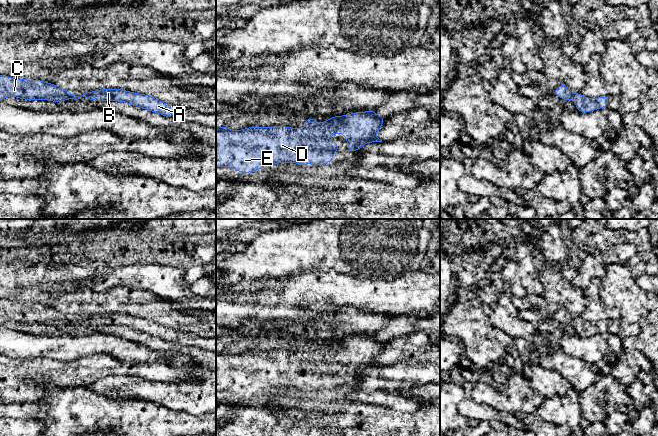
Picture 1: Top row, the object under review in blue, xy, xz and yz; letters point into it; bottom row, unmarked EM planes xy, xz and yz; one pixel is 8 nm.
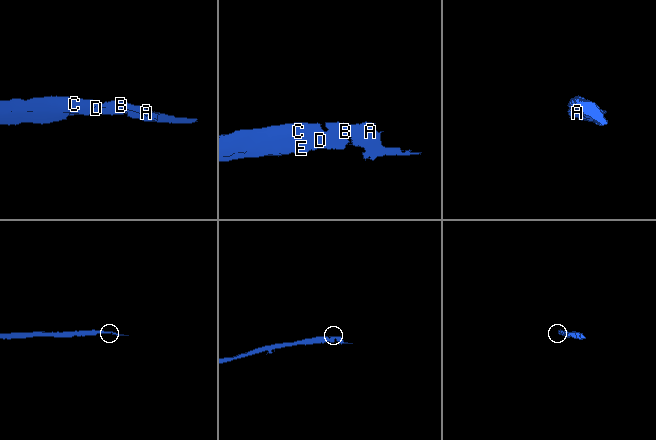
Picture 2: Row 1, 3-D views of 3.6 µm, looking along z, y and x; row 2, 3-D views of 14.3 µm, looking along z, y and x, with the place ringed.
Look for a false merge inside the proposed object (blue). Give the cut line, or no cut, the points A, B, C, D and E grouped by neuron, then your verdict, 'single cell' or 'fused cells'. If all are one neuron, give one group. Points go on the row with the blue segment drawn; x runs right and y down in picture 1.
no cut; A B C D E; single cell

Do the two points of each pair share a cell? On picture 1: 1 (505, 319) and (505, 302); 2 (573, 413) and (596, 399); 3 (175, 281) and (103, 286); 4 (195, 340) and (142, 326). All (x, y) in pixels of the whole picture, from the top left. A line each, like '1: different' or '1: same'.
1: same
2: different
3: same
4: same

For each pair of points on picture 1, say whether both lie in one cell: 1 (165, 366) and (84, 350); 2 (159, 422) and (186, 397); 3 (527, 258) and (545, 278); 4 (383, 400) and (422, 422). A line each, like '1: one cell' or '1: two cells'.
1: two cells
2: two cells
3: two cells
4: two cells

